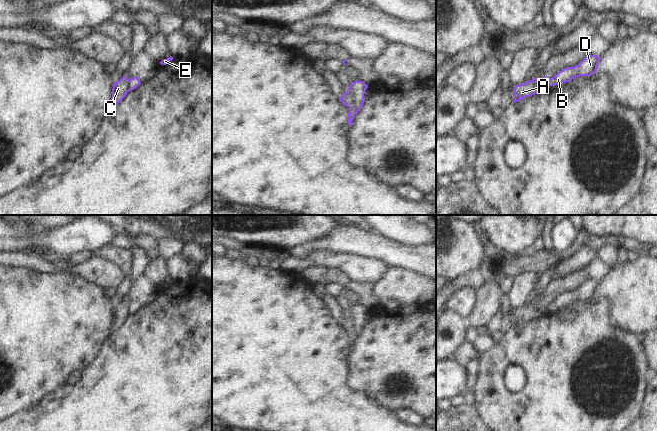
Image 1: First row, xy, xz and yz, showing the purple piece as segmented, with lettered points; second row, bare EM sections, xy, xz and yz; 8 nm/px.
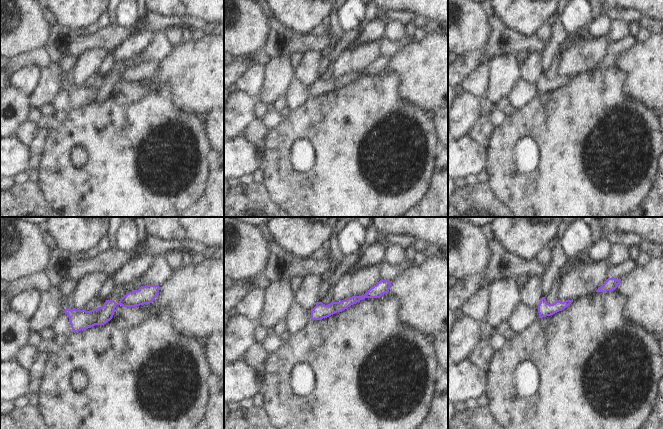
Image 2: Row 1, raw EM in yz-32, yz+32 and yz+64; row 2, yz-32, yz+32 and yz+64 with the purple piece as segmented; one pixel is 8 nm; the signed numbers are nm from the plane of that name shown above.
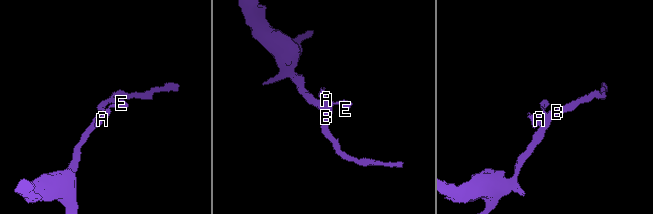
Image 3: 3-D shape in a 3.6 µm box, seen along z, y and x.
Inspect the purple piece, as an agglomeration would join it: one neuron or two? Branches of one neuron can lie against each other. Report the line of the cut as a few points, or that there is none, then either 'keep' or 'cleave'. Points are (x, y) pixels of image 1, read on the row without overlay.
xz (347, 314), (351, 319), (351, 328), (349, 330) | cleave

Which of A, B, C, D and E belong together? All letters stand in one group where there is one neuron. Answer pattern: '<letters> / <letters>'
A B D E / C

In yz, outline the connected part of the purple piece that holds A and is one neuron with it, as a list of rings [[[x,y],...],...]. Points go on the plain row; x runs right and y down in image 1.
[[[533,302],[530,305],[525,306],[524,308],[515,309],[513,313],[514,327],[523,323],[524,321],[530,321],[536,318],[538,312],[540,310],[540,304]]]

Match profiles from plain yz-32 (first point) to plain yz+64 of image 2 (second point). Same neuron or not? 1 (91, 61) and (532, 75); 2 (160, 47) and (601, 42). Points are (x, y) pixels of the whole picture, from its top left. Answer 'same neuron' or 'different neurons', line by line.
1: same neuron
2: different neurons

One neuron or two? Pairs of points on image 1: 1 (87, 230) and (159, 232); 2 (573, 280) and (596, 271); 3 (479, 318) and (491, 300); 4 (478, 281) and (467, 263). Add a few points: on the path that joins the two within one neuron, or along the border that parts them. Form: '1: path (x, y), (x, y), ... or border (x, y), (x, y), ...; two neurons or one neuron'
1: border (108, 225), (115, 235); two neurons
2: border (586, 266), (588, 278); two neurons
3: path (483, 314), (488, 304); one neuron
4: border (477, 269), (453, 280); two neurons

